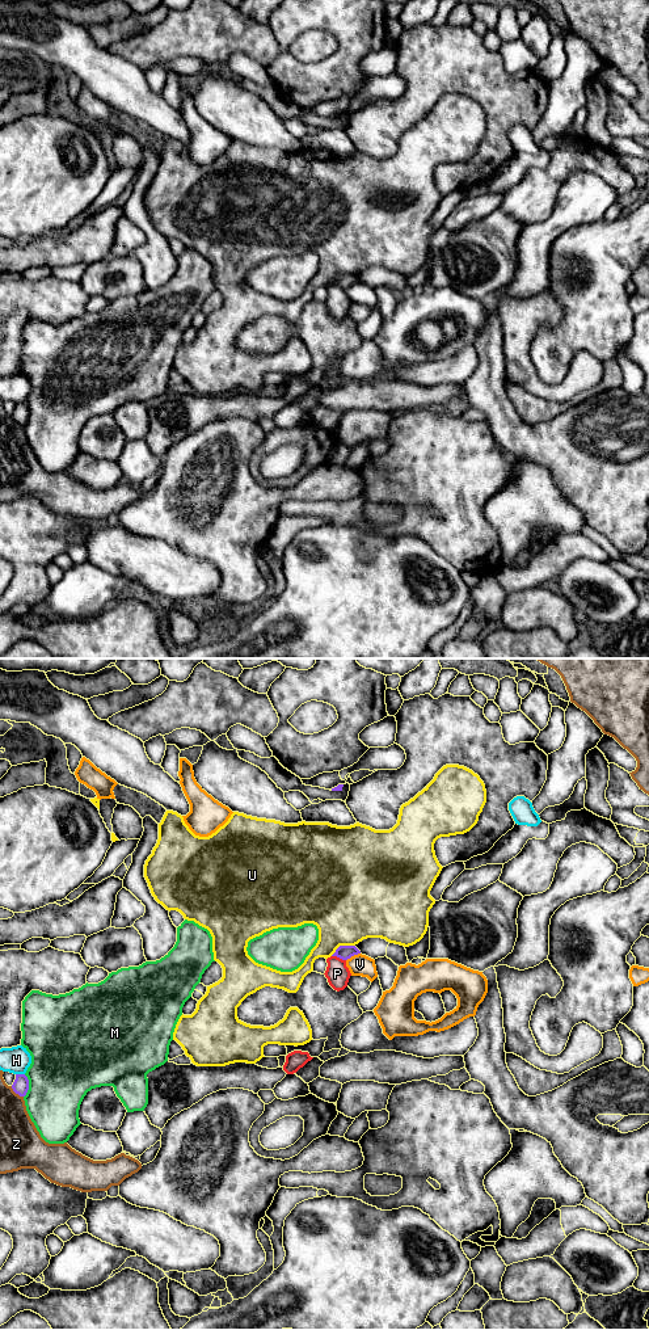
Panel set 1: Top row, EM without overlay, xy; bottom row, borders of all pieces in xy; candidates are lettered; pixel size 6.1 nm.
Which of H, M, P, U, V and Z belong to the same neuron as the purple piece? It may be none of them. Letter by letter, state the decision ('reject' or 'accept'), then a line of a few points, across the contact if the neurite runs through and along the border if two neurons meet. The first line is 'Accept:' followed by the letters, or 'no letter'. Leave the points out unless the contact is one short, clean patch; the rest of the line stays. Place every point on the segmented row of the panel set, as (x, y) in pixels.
Accept: no letter
H: reject
M: reject
P: reject; line xy (332, 955), (345, 960)
U: reject
V: reject
Z: reject

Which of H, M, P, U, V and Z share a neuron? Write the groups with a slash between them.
H / M / P / U / V / Z

